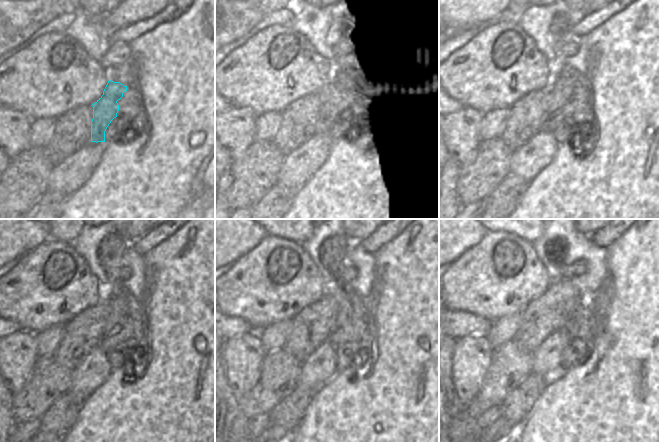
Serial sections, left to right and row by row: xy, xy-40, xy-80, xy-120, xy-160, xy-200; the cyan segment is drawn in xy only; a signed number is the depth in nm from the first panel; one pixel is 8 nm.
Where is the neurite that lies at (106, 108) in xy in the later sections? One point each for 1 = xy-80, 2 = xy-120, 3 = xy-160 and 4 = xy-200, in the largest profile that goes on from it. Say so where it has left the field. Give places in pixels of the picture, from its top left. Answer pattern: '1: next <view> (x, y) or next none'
1: next xy-80 (562, 84)
2: next xy-120 (116, 295)
3: next xy-160 (342, 294)
4: next xy-200 (572, 313)

